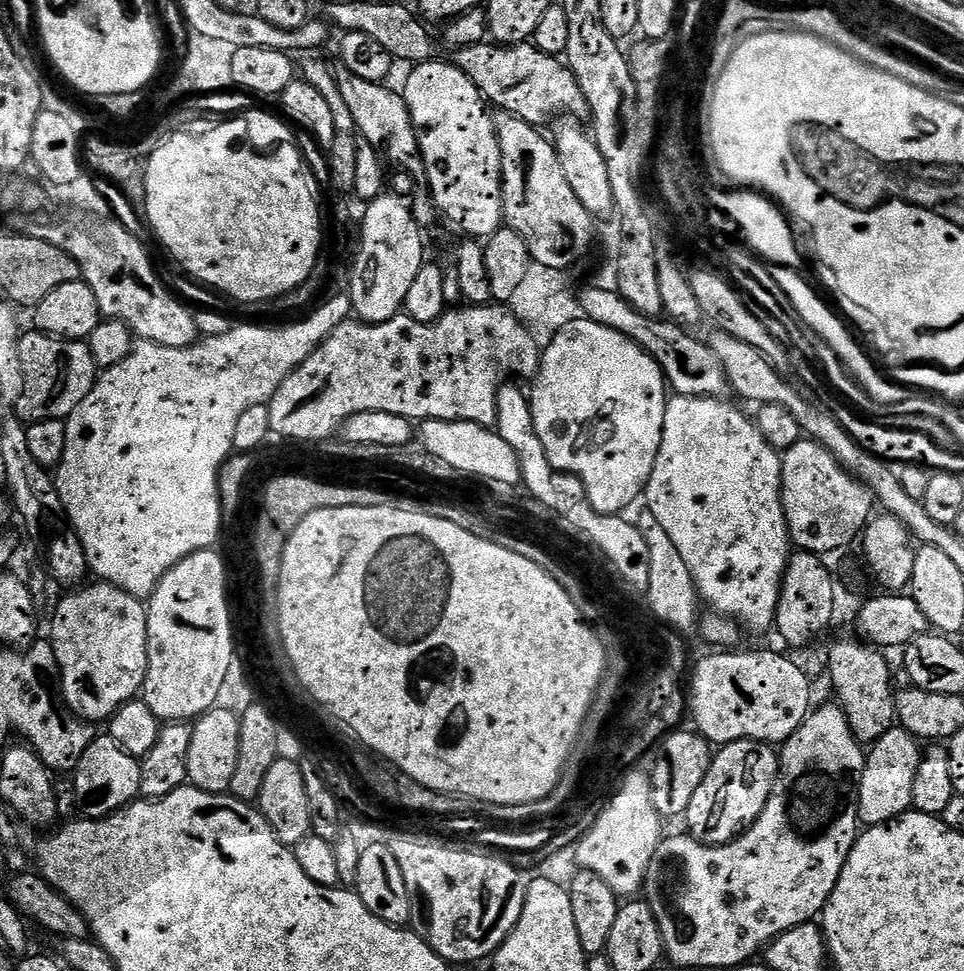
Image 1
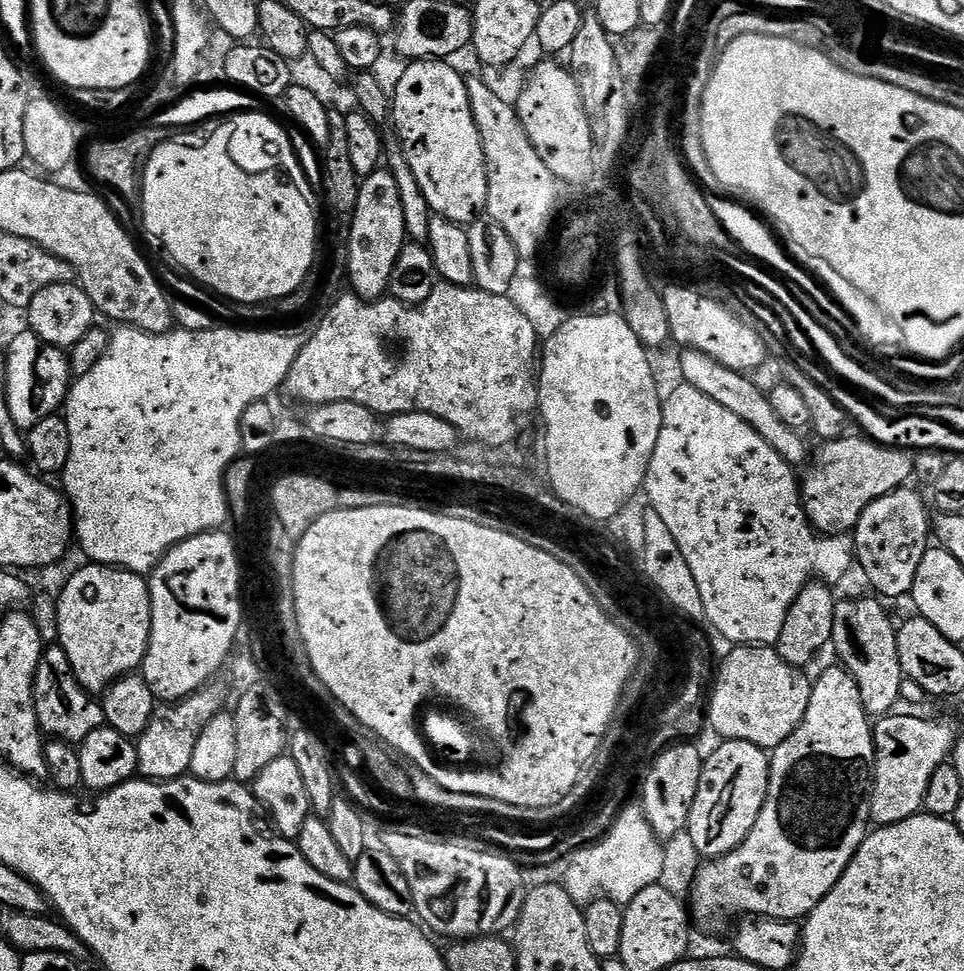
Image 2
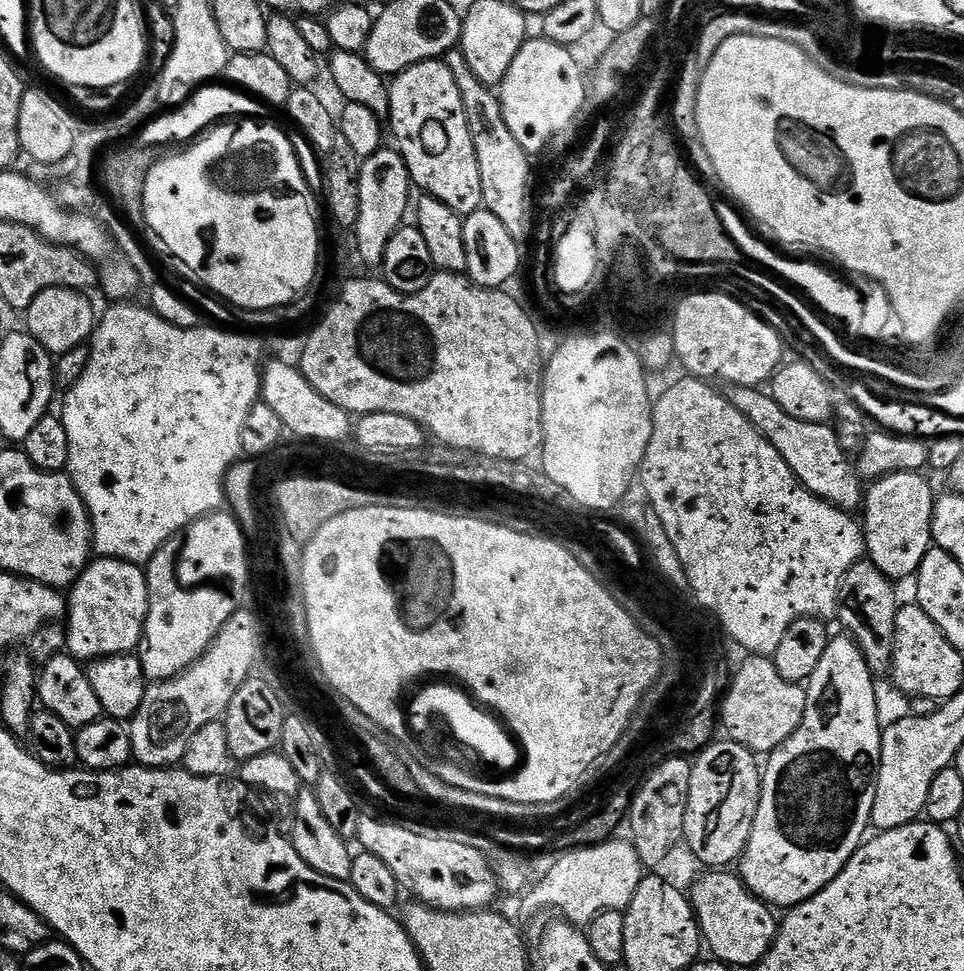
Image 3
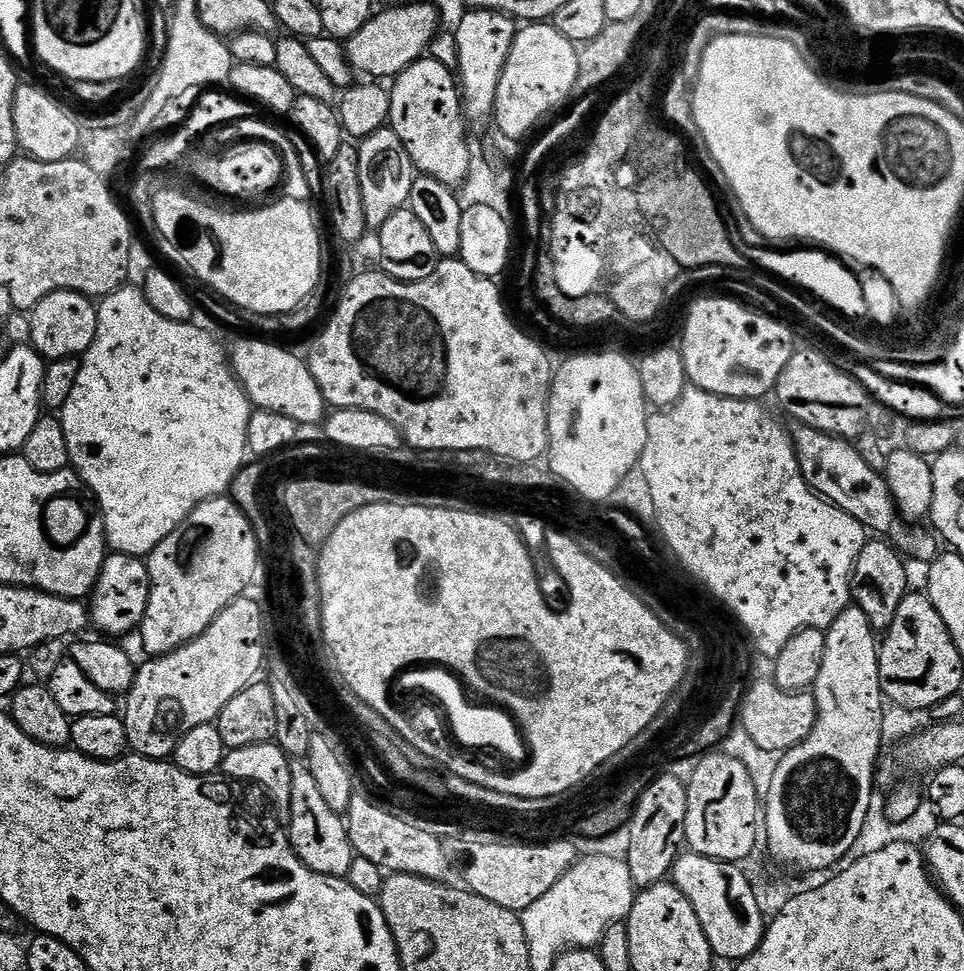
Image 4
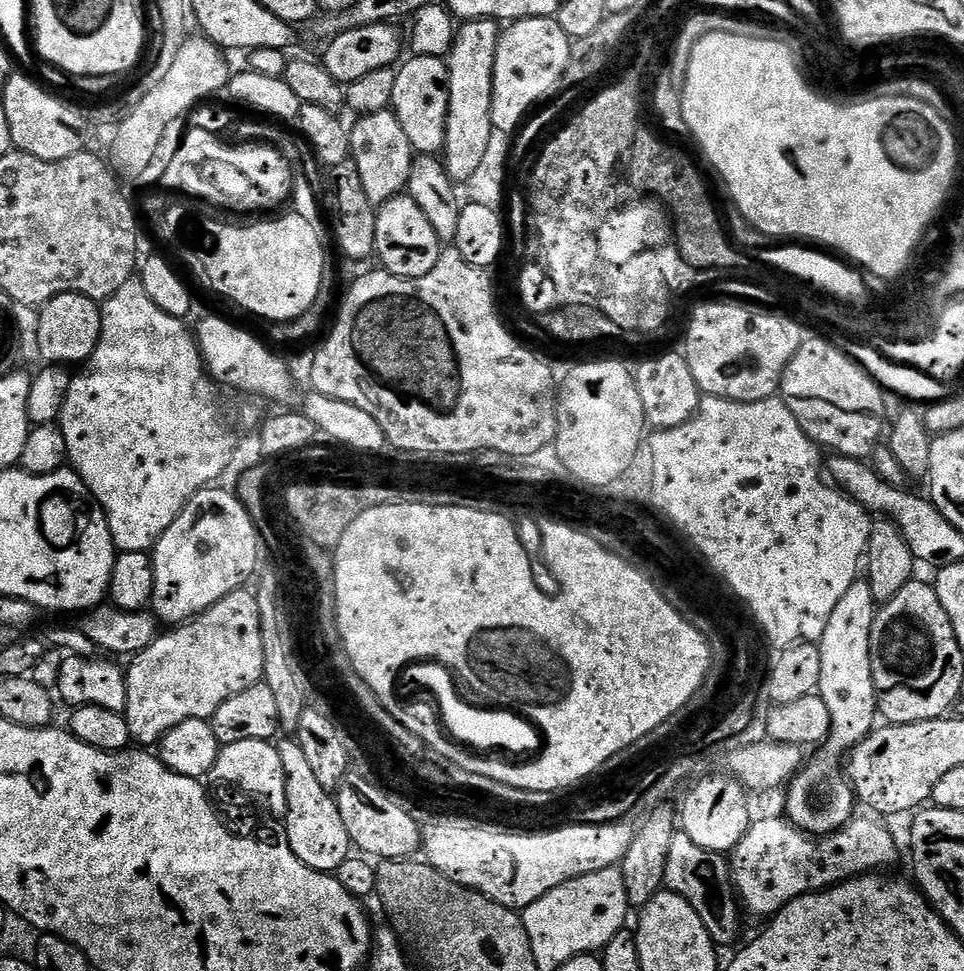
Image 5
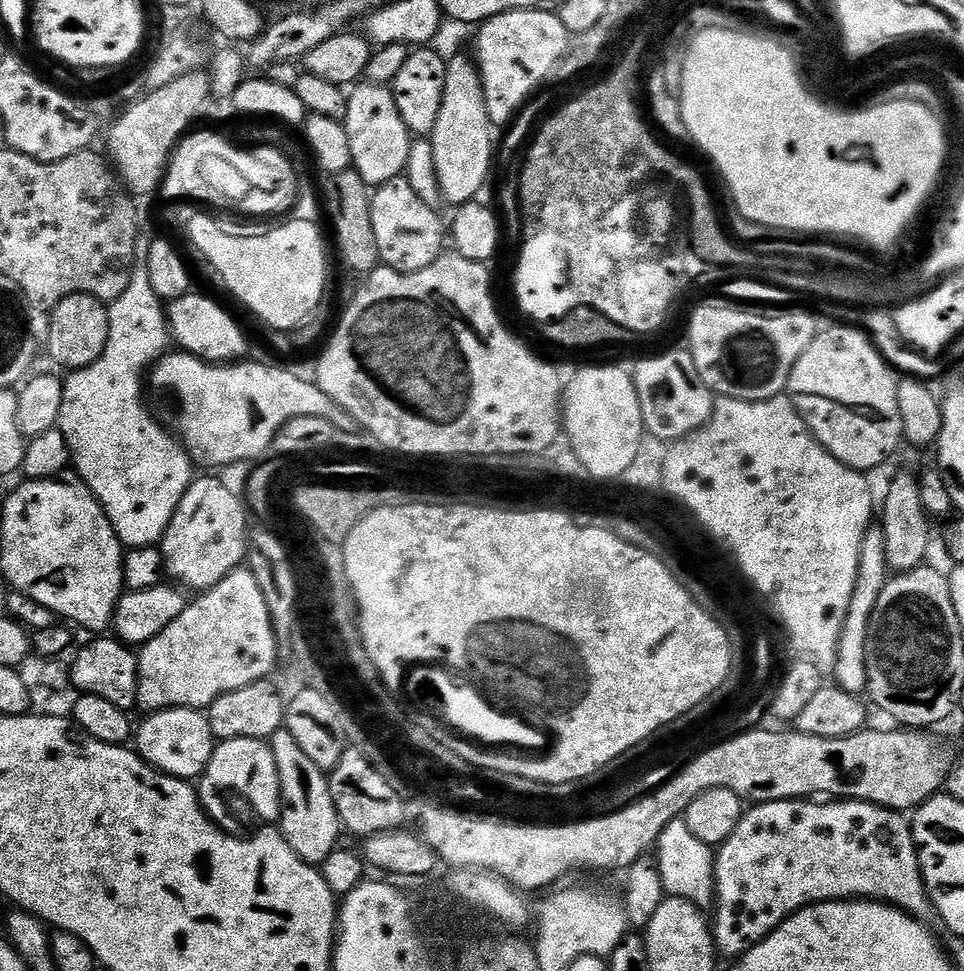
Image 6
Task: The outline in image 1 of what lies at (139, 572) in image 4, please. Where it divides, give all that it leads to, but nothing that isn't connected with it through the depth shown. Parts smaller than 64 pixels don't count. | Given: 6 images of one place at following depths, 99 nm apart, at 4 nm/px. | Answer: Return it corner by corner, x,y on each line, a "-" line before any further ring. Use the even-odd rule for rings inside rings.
91,582
85,583
83,586
77,587
75,590
69,591
60,597
57,606
52,615
52,636
50,635
50,643
56,661
60,667
60,691
64,698
64,703
68,705
69,710
75,715
89,722
106,722
114,715
119,708
126,702
137,699
141,695
144,679
146,678
146,666
148,665
148,609
145,601
138,596
131,596
126,590
116,588
107,582

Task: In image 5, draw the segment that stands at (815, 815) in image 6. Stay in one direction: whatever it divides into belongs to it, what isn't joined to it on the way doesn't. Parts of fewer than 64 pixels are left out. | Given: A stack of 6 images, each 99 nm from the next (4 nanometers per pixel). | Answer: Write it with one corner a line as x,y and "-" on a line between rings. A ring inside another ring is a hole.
780,816
753,819
742,842
730,853
730,871
739,903
756,916
771,918
800,896
835,888
858,876
879,873
884,870
880,868
890,867
900,856
891,830
879,819
853,818
836,832
814,836

